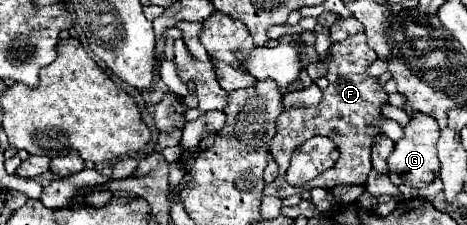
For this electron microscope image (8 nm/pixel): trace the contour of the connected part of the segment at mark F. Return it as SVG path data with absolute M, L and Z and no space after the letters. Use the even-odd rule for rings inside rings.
M352 34L342 42L334 42L330 46L330 68L328 68L328 88L322 90L322 100L316 106L302 106L284 110L278 118L278 132L270 142L270 152L280 168L278 178L272 184L266 184L264 194L286 198L290 194L298 194L304 188L290 186L286 182L286 170L292 158L292 152L302 146L306 140L314 136L326 136L334 140L340 150L340 158L336 166L326 174L326 190L332 190L338 184L364 184L368 178L370 166L370 148L372 138L380 134L370 122L380 118L380 106L388 100L384 88L378 84L376 78L366 76L366 68L378 58L366 44L366 34Z

